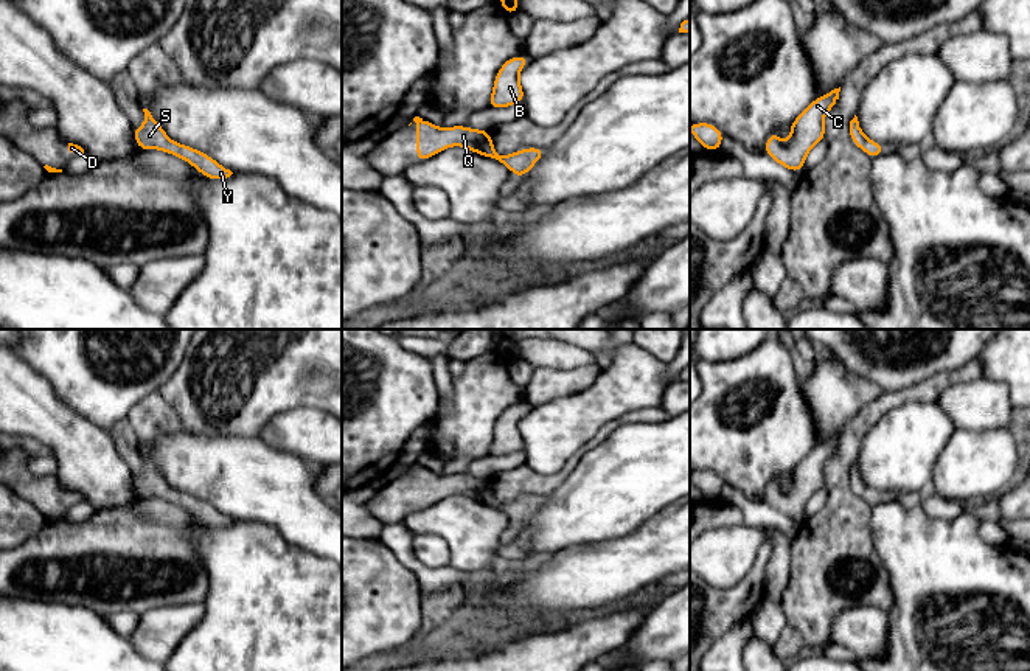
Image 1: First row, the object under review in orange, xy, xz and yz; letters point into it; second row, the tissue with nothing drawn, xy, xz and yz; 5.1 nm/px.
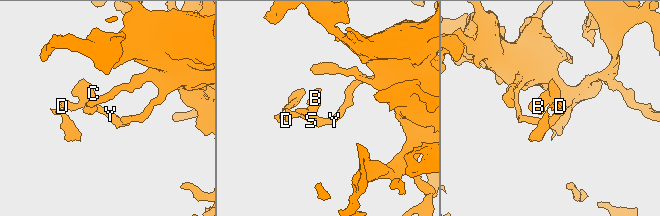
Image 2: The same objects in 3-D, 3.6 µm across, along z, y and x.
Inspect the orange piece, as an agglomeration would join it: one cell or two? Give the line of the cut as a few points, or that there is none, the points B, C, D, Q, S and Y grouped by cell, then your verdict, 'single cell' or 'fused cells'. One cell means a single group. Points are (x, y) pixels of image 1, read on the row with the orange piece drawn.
cut none; groups B C D Q S Y; single cell

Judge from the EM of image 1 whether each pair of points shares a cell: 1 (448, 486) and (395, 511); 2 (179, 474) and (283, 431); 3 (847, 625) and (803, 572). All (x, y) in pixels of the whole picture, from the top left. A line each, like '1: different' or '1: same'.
1: same
2: different
3: different

